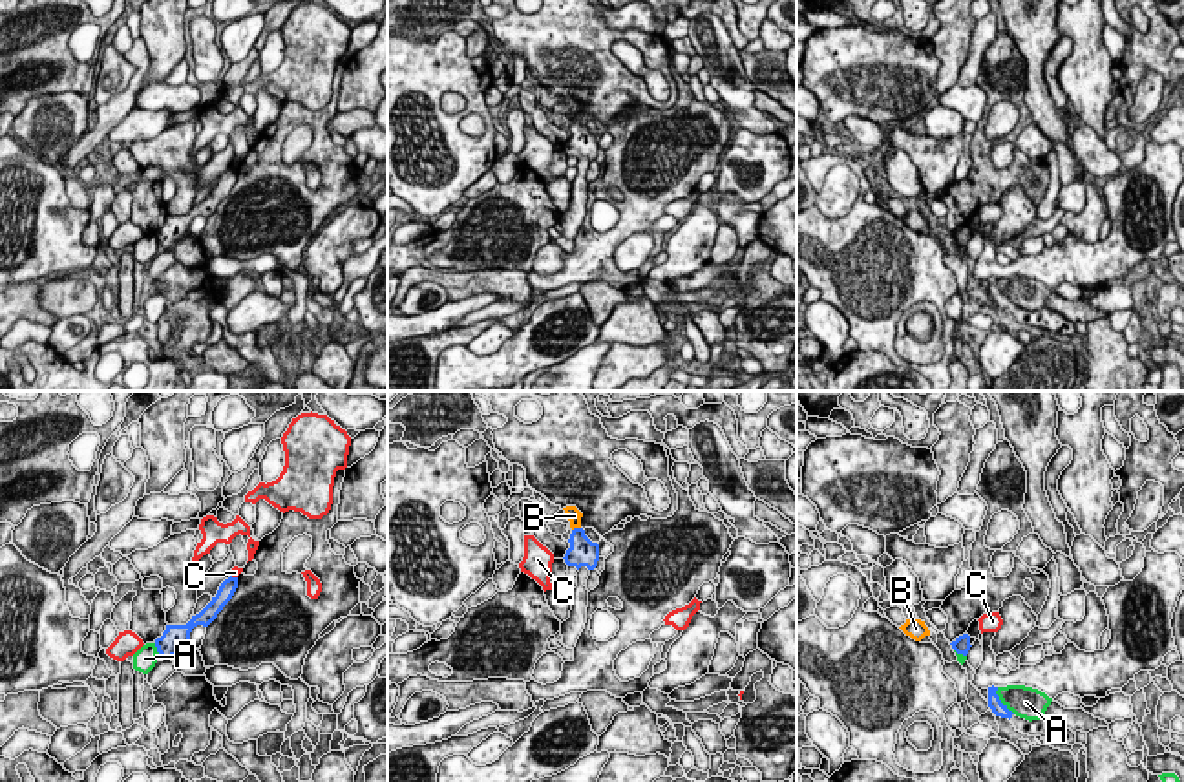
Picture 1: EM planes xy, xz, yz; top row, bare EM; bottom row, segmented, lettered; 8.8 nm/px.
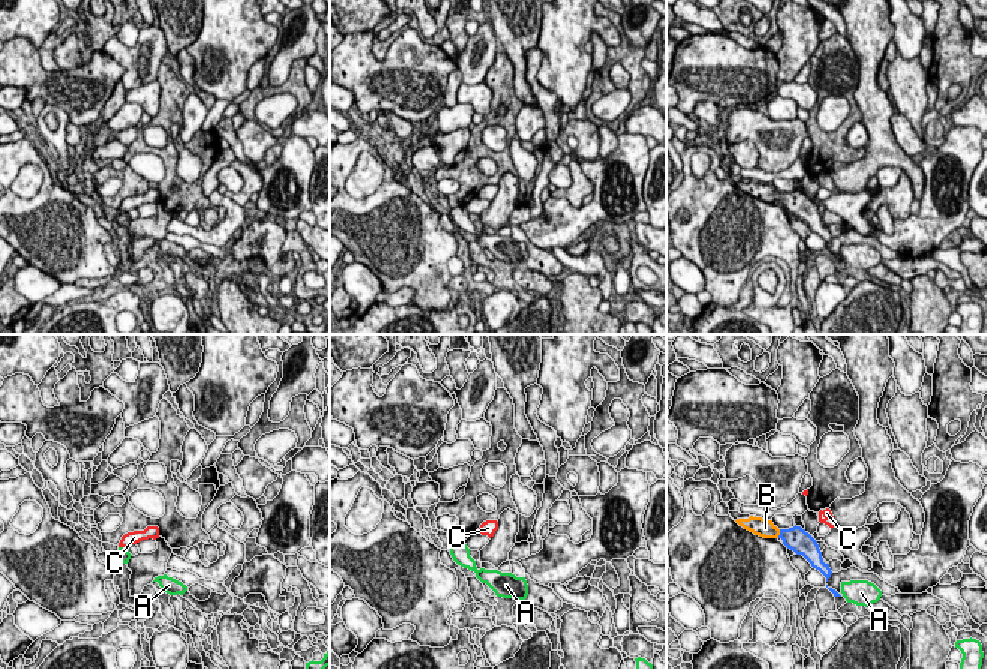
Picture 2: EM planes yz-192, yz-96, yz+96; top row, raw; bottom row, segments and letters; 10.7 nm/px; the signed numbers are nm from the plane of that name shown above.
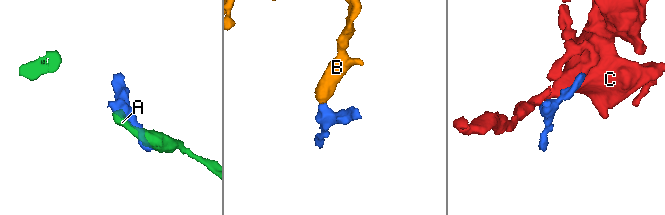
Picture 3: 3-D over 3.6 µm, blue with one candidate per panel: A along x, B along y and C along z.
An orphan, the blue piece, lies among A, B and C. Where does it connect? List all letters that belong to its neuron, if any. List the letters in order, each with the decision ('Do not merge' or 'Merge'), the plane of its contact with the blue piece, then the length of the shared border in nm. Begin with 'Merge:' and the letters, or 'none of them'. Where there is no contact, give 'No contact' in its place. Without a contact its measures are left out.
Merge: B
A: Do not merge. Touches blue in yz. Shared border 300 nm
B: Merge. Touches blue in xz. Shared border 90 nm
C: Do not merge. Touches blue in xy. Shared border 70 nm

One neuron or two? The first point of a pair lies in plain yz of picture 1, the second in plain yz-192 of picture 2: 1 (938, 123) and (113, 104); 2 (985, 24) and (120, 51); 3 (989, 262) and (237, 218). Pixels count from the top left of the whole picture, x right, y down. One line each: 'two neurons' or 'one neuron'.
1: two neurons
2: one neuron
3: one neuron

